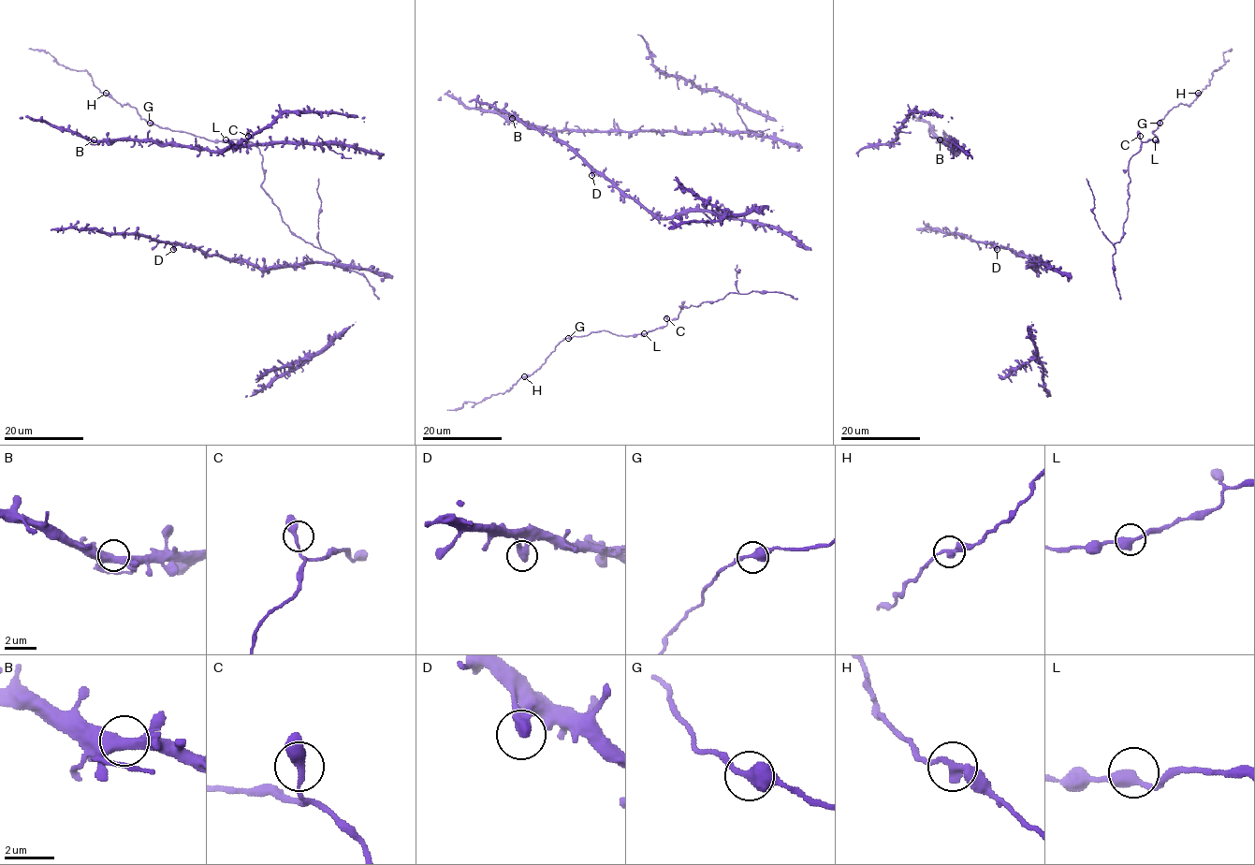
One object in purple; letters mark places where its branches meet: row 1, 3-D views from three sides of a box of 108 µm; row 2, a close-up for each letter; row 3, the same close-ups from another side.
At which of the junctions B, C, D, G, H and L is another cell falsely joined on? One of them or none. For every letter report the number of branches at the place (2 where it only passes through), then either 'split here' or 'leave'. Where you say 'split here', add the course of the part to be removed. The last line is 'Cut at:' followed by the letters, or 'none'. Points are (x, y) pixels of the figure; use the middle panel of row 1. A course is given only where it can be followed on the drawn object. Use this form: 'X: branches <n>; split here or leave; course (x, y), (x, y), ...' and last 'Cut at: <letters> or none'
B: branches 2; leave
C: branches 2; leave
D: branches 2; leave
G: branches 2; leave
H: branches 2; leave
L: branches 2; leave
Cut at: none

